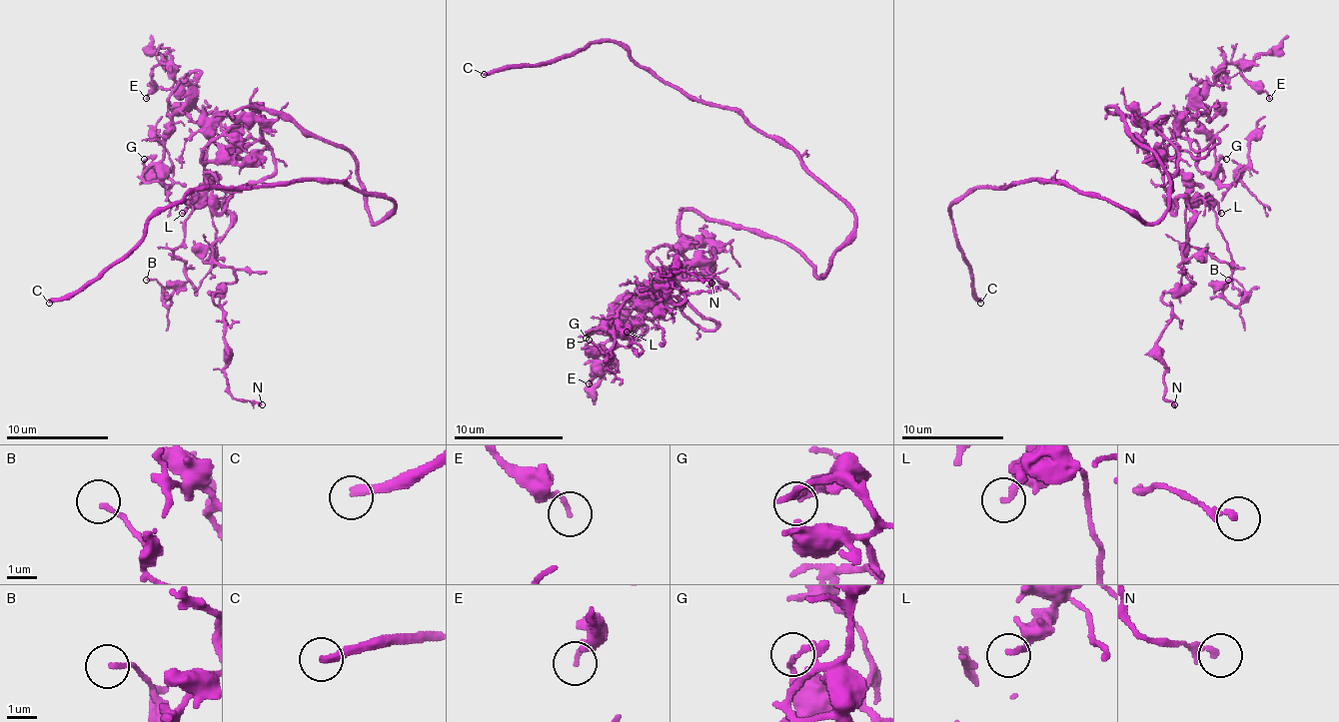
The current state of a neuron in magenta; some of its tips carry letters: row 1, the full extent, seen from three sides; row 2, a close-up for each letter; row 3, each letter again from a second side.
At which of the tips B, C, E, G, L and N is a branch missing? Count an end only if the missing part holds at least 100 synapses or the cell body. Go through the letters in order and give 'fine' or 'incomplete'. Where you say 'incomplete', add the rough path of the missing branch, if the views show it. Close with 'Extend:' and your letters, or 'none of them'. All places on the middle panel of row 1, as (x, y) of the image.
B: fine
C: incomplete
E: fine
G: fine
L: fine
N: fine
Extend: C

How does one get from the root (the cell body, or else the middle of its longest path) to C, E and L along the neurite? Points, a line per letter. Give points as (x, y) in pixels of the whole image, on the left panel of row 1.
C: (343, 147), (377, 223), (395, 205), (341, 182), (192, 188), (154, 216), (126, 254), (49, 303)
E: (343, 147), (236, 108), (262, 134), (228, 152), (215, 113), (169, 113), (195, 85), (167, 65), (146, 98)
L: (343, 147), (267, 111), (236, 108), (233, 116), (259, 121), (274, 170), (223, 200), (195, 200), (182, 213)

